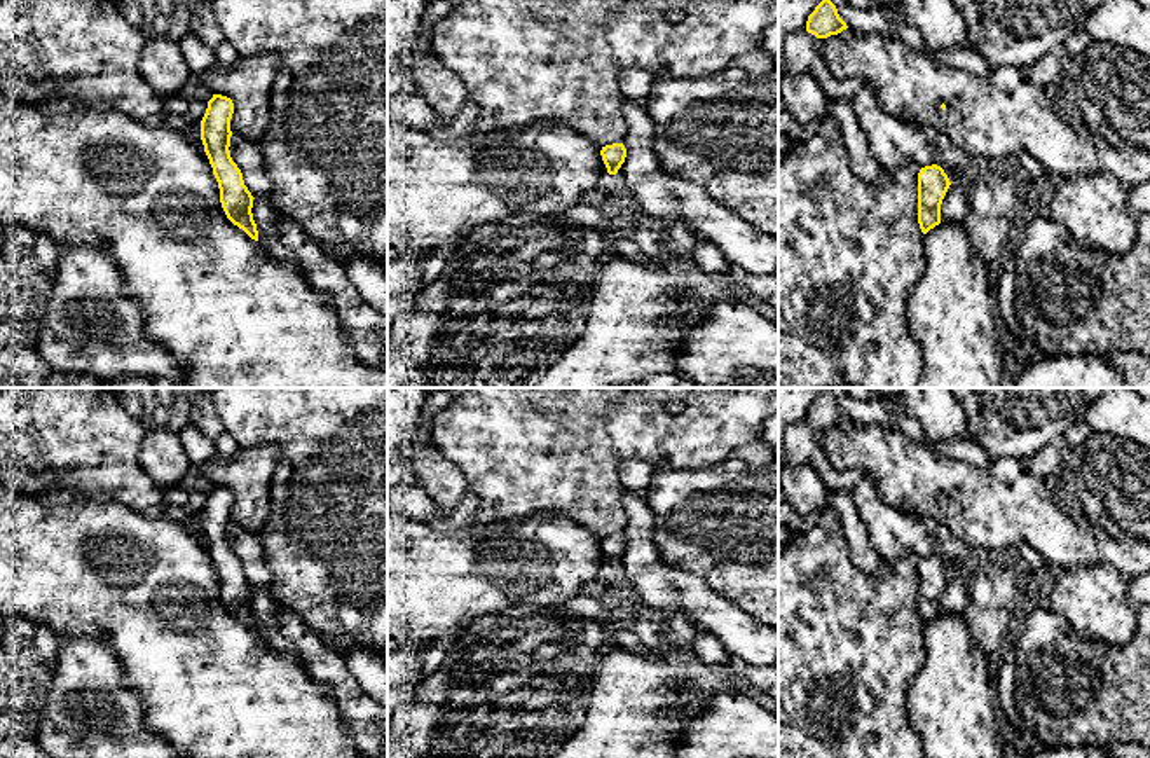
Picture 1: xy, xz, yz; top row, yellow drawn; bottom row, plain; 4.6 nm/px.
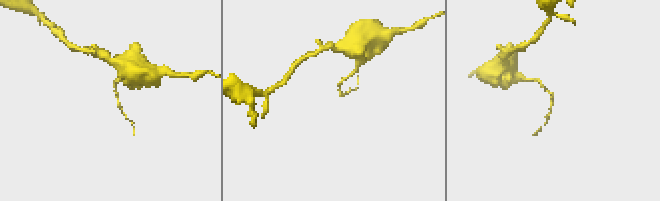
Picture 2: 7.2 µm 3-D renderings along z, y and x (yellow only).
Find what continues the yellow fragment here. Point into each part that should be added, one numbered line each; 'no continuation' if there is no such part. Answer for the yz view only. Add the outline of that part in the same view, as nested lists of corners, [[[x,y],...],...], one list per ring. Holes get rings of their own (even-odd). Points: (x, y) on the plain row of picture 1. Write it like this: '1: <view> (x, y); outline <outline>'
no continuation

